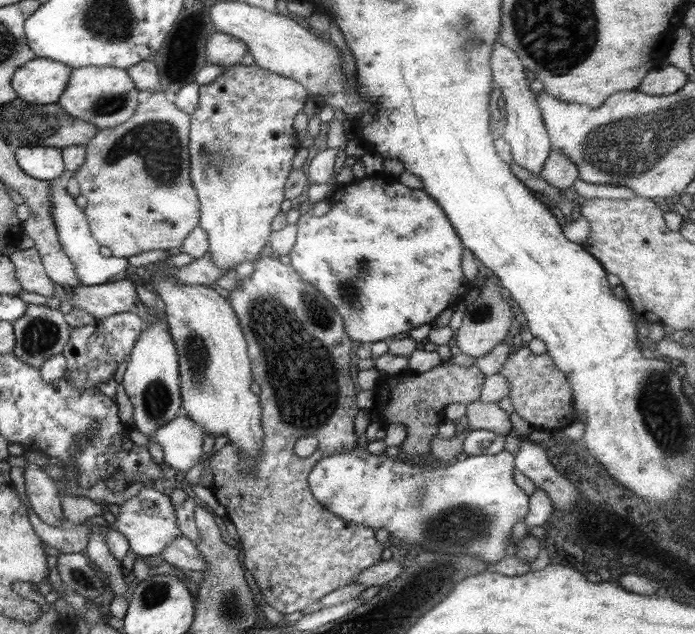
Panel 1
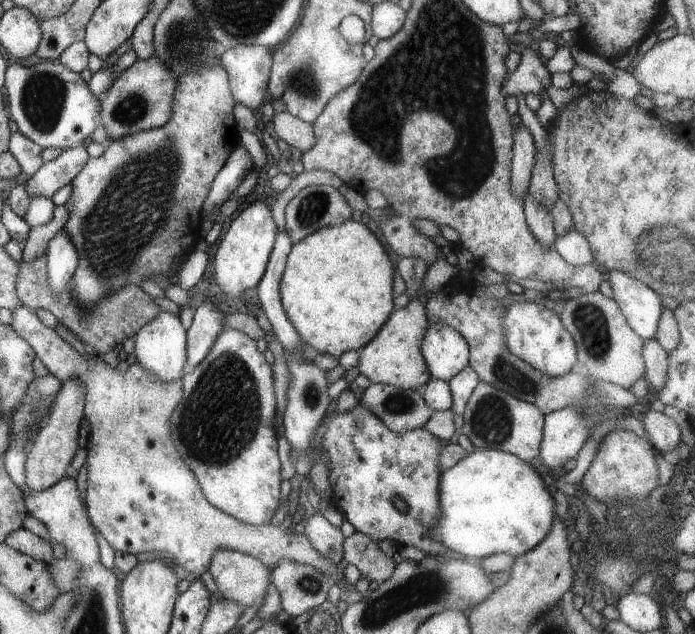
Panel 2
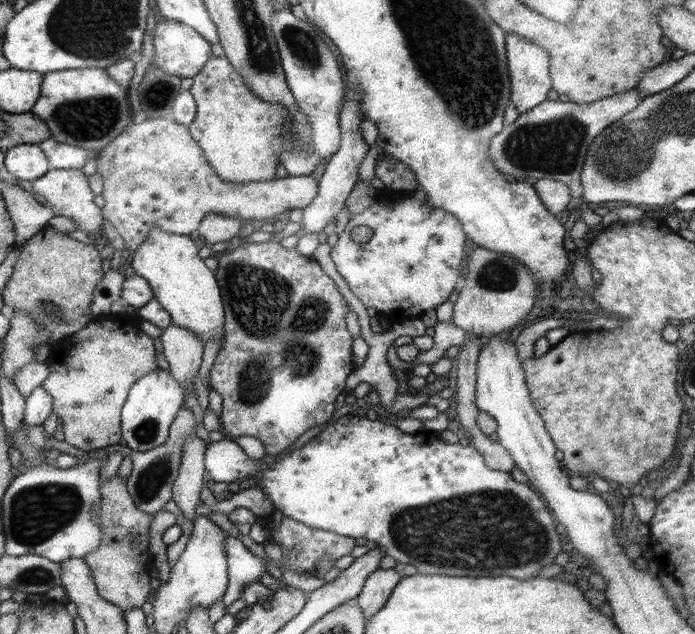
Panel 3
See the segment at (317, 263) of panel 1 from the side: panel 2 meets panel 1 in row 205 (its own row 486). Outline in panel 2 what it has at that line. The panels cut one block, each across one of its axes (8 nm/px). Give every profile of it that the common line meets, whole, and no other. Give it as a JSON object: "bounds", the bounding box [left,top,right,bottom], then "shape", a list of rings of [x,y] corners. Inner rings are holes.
{"bounds":[309,400,448,556],"shape":[[[353,400],[353,405],[345,412],[336,412],[323,416],[311,434],[311,452],[309,460],[311,466],[321,451],[326,456],[327,480],[331,484],[331,501],[333,507],[340,512],[342,518],[353,526],[355,532],[365,534],[367,538],[379,542],[380,540],[393,540],[398,546],[411,546],[421,550],[427,556],[445,556],[448,549],[427,538],[427,530],[435,526],[439,520],[439,452],[440,440],[429,434],[425,428],[413,428],[403,432],[391,432],[369,408],[365,408],[360,401]],[[399,496],[405,500],[407,510],[399,512],[393,508],[391,500]]]}

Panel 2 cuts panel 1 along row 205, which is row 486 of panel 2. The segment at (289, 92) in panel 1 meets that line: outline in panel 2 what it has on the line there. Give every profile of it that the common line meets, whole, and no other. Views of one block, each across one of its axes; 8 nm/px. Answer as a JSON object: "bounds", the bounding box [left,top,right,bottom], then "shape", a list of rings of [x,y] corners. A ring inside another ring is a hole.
{"bounds":[169,328,281,525],"shape":[[[223,328],[219,334],[215,337],[213,346],[209,348],[209,352],[192,368],[191,372],[184,373],[181,377],[182,393],[181,400],[177,402],[169,422],[171,422],[171,442],[175,450],[179,453],[181,460],[188,466],[188,469],[195,475],[195,480],[200,486],[203,496],[207,499],[207,502],[221,510],[225,514],[244,522],[248,525],[267,525],[277,506],[279,506],[279,484],[281,484],[281,472],[279,472],[279,458],[277,457],[277,439],[275,430],[273,430],[273,416],[275,416],[276,400],[272,385],[272,372],[271,366],[265,362],[262,352],[259,352],[255,347],[256,338],[249,338],[241,332],[230,328]]]}

